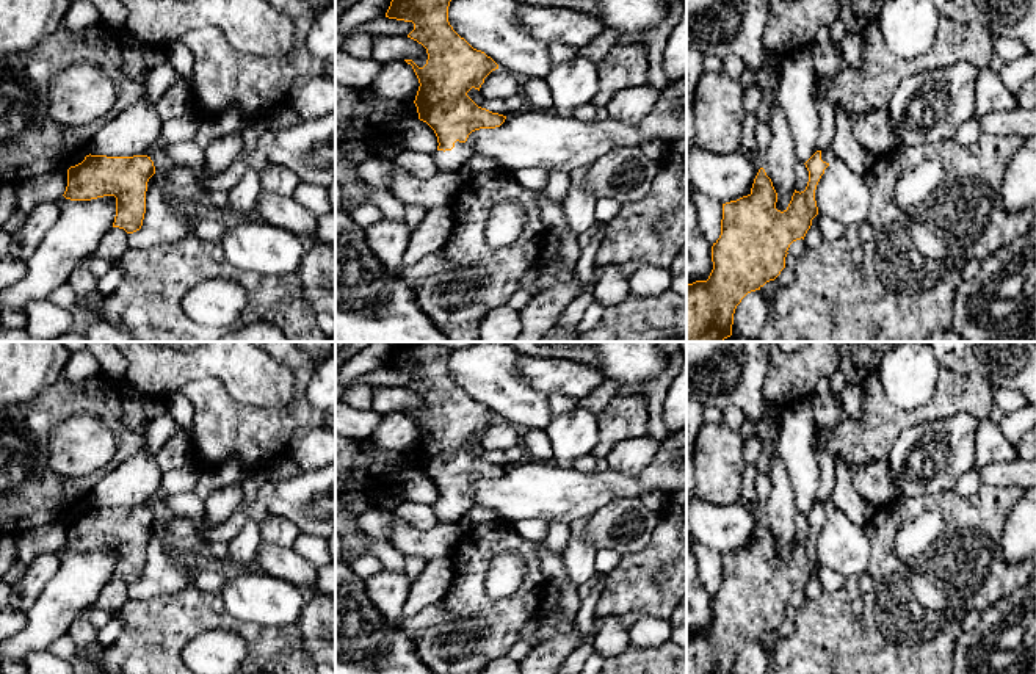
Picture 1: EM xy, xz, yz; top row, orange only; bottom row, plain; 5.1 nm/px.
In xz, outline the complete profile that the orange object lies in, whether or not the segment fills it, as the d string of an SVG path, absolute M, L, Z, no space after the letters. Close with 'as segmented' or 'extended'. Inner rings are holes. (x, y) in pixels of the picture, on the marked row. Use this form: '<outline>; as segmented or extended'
M392 0L386 17L412 22L414 30L408 38L417 41L426 49L428 60L423 67L418 67L412 60L404 60L412 66L418 78L418 91L415 107L418 119L426 122L437 136L437 150L433 158L439 172L453 174L464 172L465 163L473 155L473 133L480 129L500 127L506 116L492 113L478 107L467 92L475 88L480 91L484 78L498 64L484 52L473 49L461 38L448 22L448 6L451 0Z; extended

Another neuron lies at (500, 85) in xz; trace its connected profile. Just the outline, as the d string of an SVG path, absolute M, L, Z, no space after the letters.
M498 67L484 78L480 91L486 99L506 102L513 96L520 94L522 86L523 80L520 77Z

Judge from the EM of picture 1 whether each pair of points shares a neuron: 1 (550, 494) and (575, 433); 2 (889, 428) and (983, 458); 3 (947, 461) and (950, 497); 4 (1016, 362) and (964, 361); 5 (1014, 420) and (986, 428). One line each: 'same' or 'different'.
1: different
2: different
3: different
4: same
5: different

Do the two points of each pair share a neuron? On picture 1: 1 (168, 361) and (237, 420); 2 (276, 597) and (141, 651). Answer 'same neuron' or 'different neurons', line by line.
1: different neurons
2: different neurons

